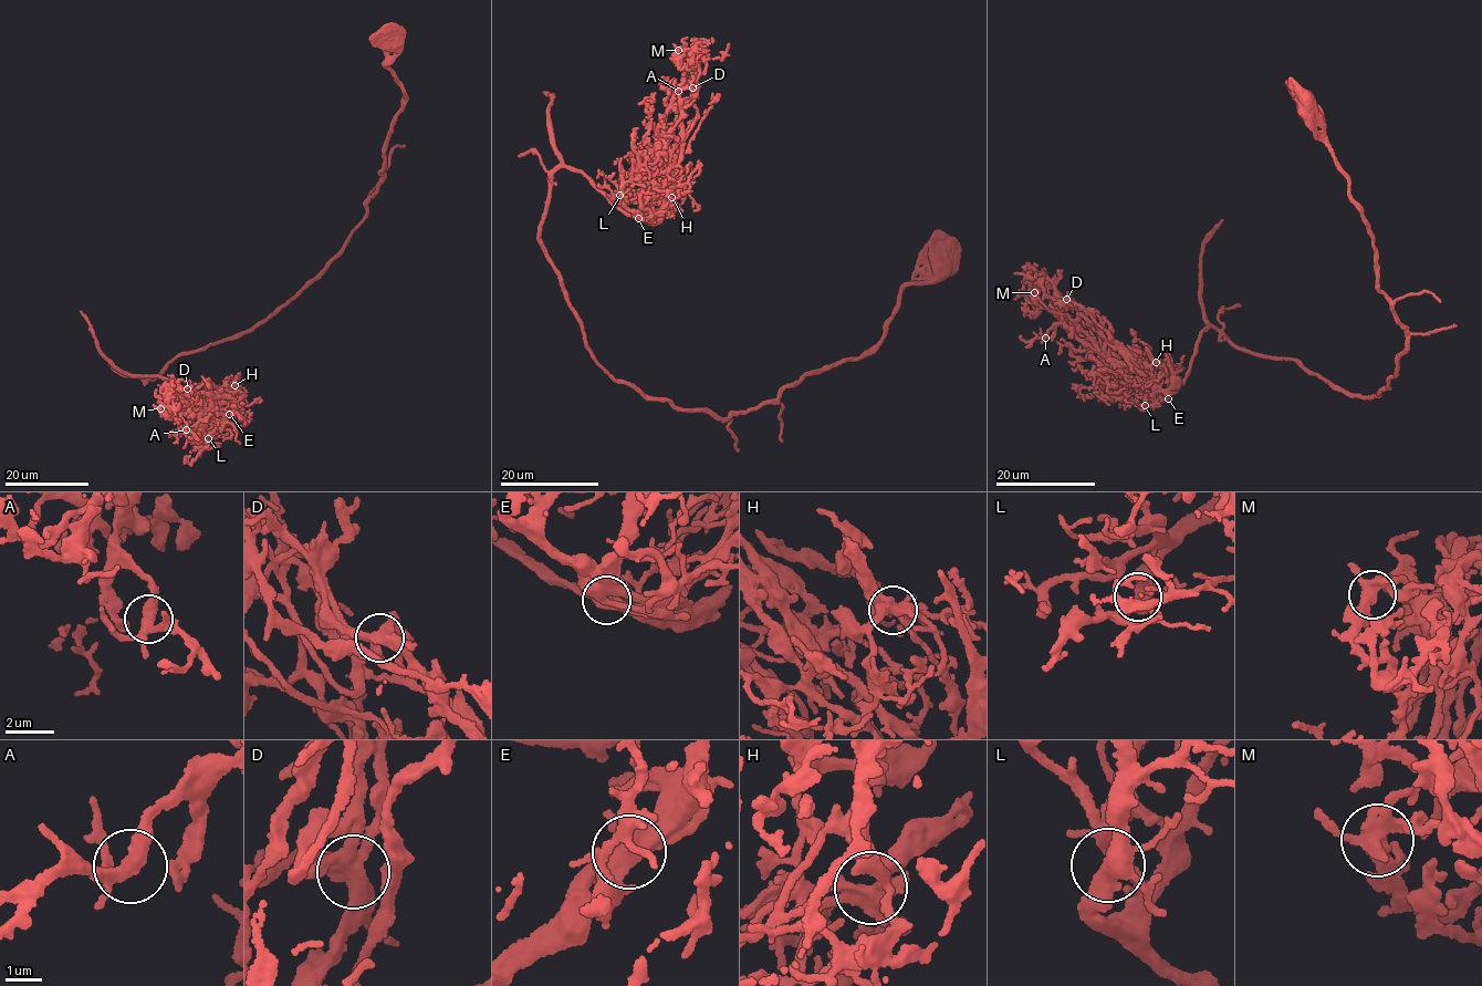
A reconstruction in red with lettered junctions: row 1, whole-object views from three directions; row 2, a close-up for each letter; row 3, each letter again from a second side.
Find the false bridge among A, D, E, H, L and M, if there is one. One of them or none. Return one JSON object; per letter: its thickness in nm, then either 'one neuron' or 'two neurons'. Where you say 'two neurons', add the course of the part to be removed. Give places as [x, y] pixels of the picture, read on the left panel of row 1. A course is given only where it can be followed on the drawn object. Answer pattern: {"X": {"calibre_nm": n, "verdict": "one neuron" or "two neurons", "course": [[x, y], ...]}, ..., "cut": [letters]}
{"A": {"calibre_nm": 360, "verdict": "one neuron"}, "D": {"calibre_nm": 400, "verdict": "one neuron"}, "E": {"calibre_nm": 400, "verdict": "one neuron"}, "H": {"calibre_nm": 400, "verdict": "two neurons", "course": [[235, 385], [217, 385], [204, 397], [207, 402], [216, 394], [210, 393]]}, "L": {"calibre_nm": 400, "verdict": "one neuron"}, "M": {"calibre_nm": 360, "verdict": "one neuron"}, "cut": ["H"]}

